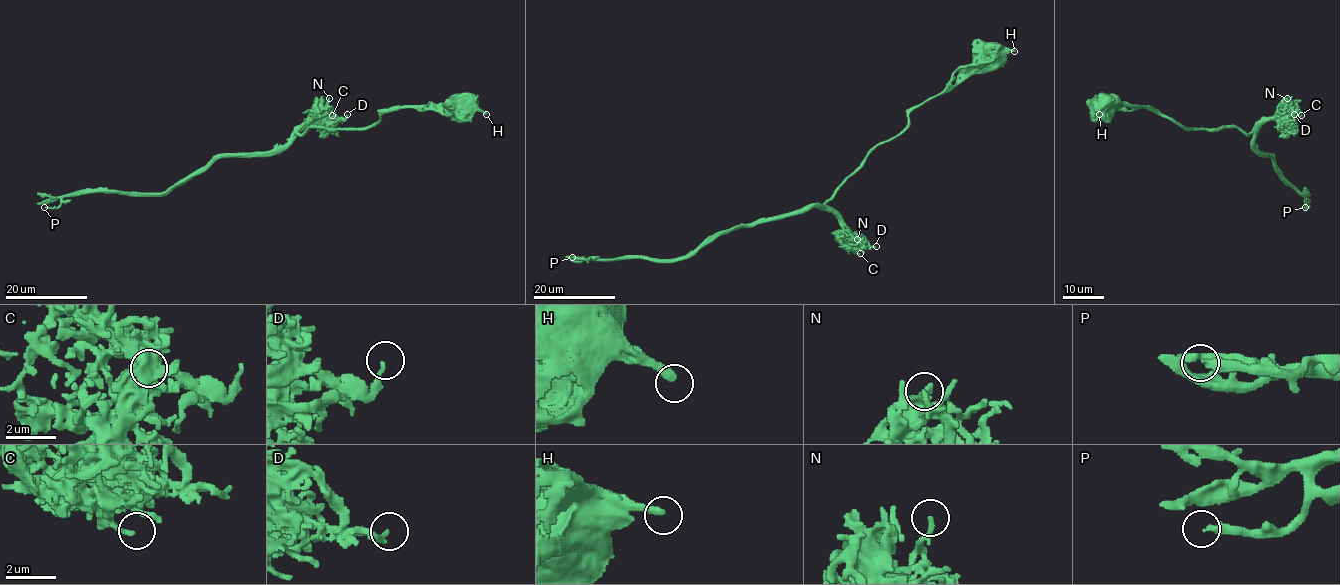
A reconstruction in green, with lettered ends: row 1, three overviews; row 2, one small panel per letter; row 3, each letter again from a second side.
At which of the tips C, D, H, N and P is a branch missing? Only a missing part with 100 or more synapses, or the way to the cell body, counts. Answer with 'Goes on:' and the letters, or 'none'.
Goes on: none

